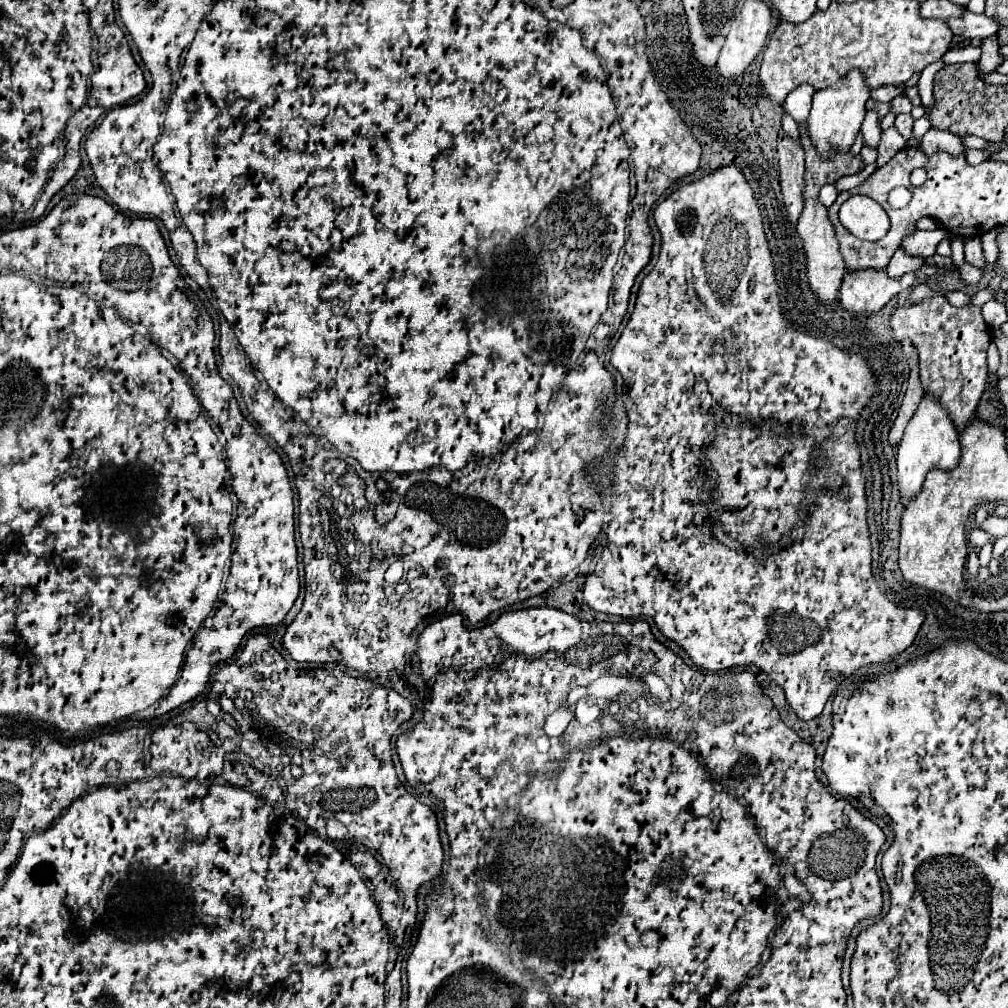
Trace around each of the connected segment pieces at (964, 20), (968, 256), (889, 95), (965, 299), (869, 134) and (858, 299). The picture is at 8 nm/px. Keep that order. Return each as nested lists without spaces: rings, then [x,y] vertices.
[[[965,9],[963,17],[959,19],[949,19],[947,25],[953,29],[953,35],[957,37],[963,37],[963,39],[973,39],[973,37],[991,37],[997,33],[999,25],[987,17],[987,15],[977,15],[977,13],[971,13],[969,9]]]
[[[966,237],[964,243],[965,261],[973,266],[983,268],[985,260],[980,237]]]
[[[885,85],[885,87],[879,87],[879,89],[873,89],[871,91],[871,99],[875,101],[881,101],[881,103],[889,103],[893,97],[901,95],[903,93],[903,85]]]
[[[943,291],[943,295],[955,307],[963,307],[963,305],[969,303],[969,295],[963,293],[963,291]]]
[[[869,111],[869,113],[865,115],[865,121],[863,121],[863,125],[861,125],[861,135],[863,135],[863,145],[877,149],[879,139],[881,139],[881,129],[879,129],[877,113]]]
[[[857,271],[847,273],[841,285],[839,301],[849,313],[873,315],[881,311],[893,297],[913,286],[915,274],[908,273],[900,279],[891,279],[885,271]]]

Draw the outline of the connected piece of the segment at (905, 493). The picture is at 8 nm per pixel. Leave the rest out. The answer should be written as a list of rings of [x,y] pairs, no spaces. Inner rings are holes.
[[[925,395],[913,419],[909,421],[901,445],[897,449],[897,487],[901,499],[905,499],[905,503],[909,499],[915,499],[921,493],[923,481],[931,469],[951,471],[955,469],[955,465],[959,465],[959,457],[961,457],[961,445],[957,429],[953,427],[945,409],[931,395],[929,397]]]

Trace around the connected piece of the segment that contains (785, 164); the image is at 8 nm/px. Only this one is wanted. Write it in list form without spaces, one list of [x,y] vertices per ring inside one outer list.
[[[783,131],[779,133],[779,179],[781,179],[781,193],[787,209],[787,219],[795,227],[797,219],[803,213],[803,185],[805,185],[805,161],[803,161],[803,147],[789,139]]]

